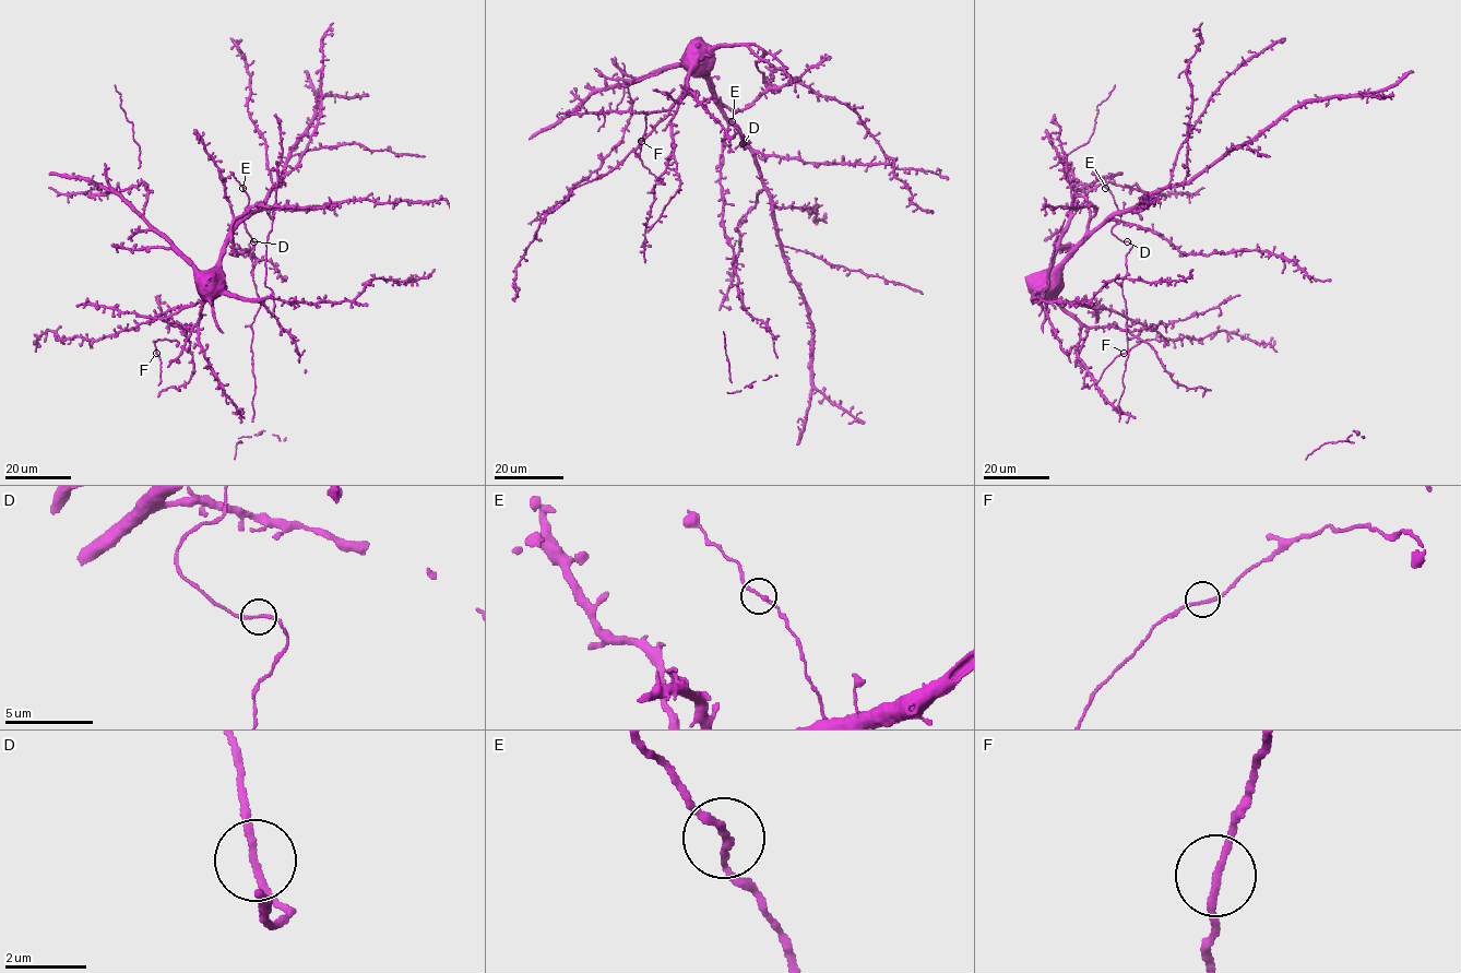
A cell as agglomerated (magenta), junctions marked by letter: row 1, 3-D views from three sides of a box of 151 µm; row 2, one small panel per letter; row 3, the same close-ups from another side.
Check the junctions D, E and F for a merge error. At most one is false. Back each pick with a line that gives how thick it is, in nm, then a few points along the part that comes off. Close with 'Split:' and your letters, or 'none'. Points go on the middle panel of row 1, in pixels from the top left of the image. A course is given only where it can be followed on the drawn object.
Split: none

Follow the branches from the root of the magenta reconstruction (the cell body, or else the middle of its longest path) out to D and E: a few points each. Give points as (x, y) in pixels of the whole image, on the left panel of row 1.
D: (209, 287), (216, 283), (217, 261), (225, 240), (247, 216), (246, 211), (244, 222), (253, 241)
E: (209, 287), (216, 283), (217, 261), (226, 239), (248, 213), (246, 208), (249, 199), (244, 188)

